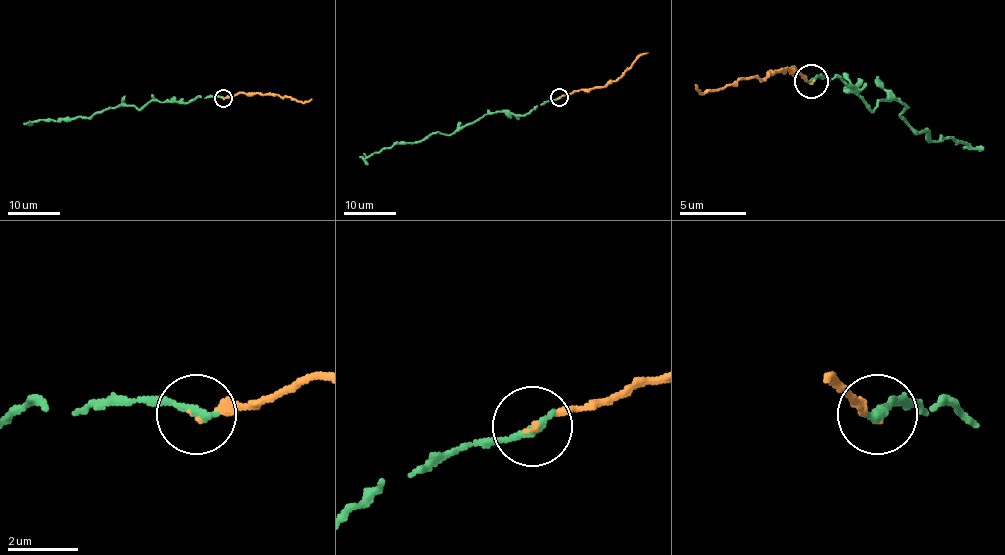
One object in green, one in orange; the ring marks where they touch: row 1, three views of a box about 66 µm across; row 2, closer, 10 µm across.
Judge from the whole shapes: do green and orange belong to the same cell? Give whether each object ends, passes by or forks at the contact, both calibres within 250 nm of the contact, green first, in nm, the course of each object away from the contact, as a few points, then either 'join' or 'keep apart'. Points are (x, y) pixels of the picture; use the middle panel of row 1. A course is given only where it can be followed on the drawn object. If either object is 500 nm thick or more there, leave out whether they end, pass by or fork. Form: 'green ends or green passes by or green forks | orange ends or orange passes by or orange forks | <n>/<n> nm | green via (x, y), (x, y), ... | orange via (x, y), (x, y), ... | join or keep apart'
green ends | orange ends | 320/120 nm | green via (558, 97), (523, 115), (487, 113), (449, 135), (434, 132), (420, 141), (395, 143), (372, 153), (368, 165) | orange via (558, 97), (605, 87), (617, 80), (639, 57), (648, 53) | join

